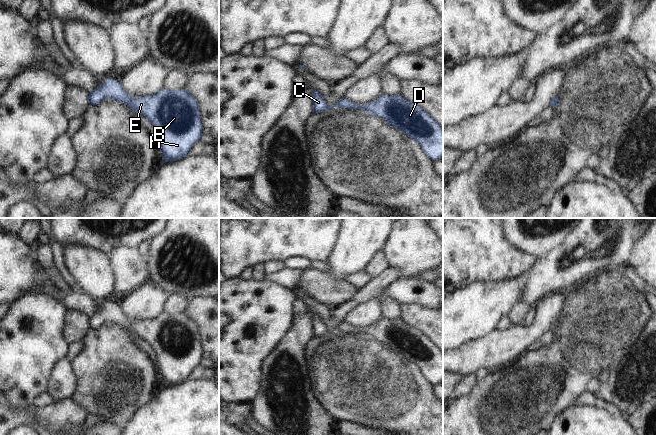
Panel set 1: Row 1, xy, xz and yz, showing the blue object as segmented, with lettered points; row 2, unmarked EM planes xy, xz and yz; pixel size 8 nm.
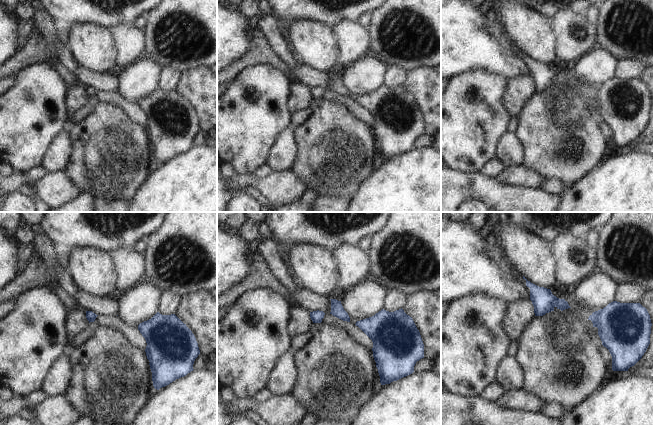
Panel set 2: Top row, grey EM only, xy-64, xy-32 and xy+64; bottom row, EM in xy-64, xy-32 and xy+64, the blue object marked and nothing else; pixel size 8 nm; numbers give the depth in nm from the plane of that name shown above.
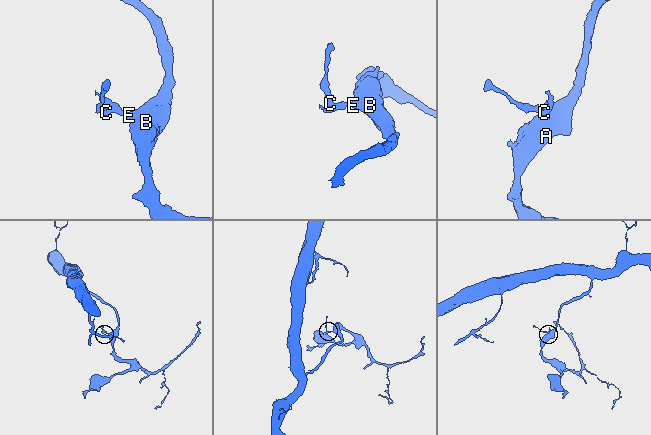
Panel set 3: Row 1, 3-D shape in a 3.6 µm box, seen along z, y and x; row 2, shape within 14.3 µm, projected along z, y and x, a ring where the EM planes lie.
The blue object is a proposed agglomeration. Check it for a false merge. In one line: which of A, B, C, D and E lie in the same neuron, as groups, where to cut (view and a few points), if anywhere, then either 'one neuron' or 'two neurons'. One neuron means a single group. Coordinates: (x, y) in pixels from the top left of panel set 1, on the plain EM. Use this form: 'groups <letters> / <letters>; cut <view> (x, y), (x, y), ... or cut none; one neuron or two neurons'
groups A B C D E; cut none; one neuron

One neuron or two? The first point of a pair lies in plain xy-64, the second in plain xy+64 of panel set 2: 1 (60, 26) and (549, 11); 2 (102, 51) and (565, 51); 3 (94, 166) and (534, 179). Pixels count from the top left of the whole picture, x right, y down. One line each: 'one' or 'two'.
1: one
2: two
3: two

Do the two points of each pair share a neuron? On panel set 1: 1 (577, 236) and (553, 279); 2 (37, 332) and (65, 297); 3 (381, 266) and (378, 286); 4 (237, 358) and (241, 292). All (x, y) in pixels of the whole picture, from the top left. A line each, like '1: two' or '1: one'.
1: one
2: two
3: two
4: one

